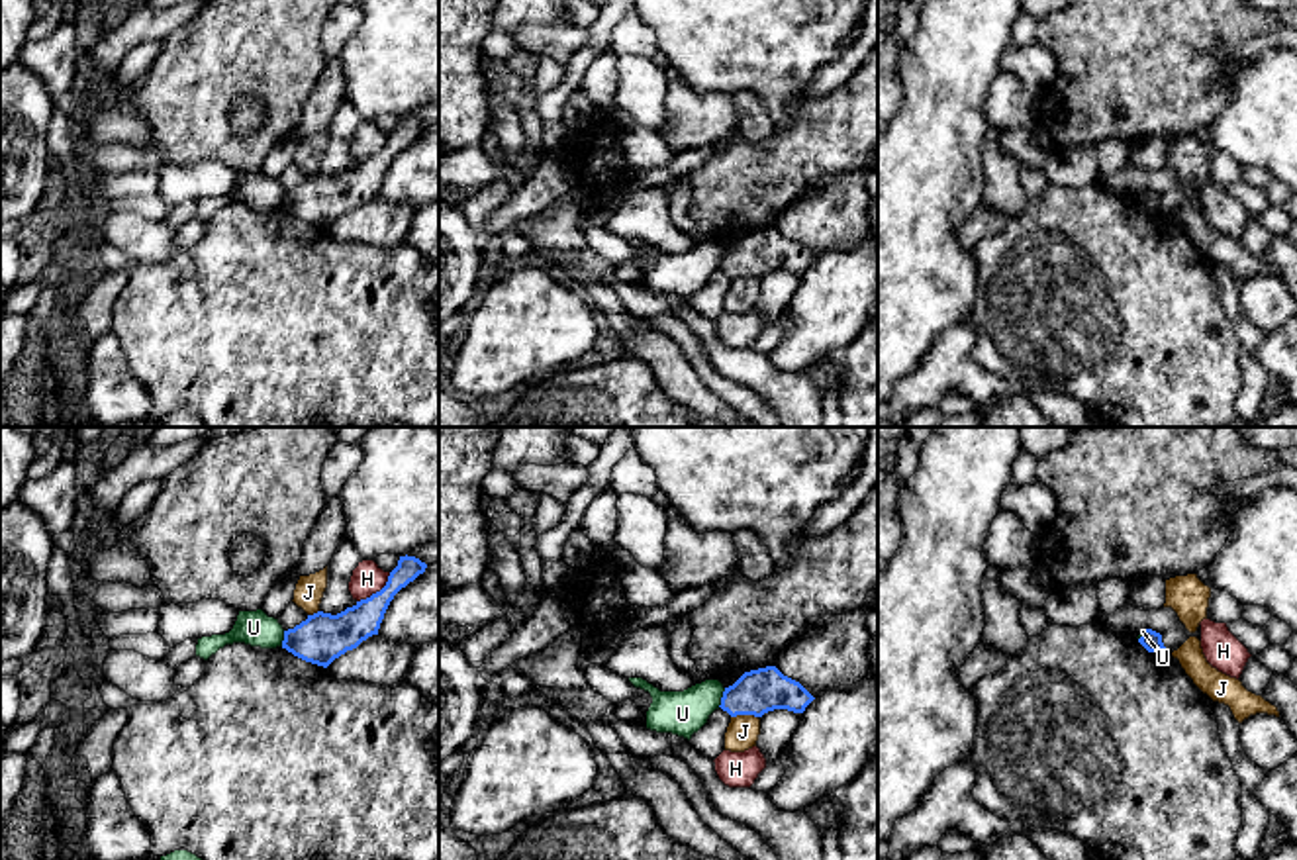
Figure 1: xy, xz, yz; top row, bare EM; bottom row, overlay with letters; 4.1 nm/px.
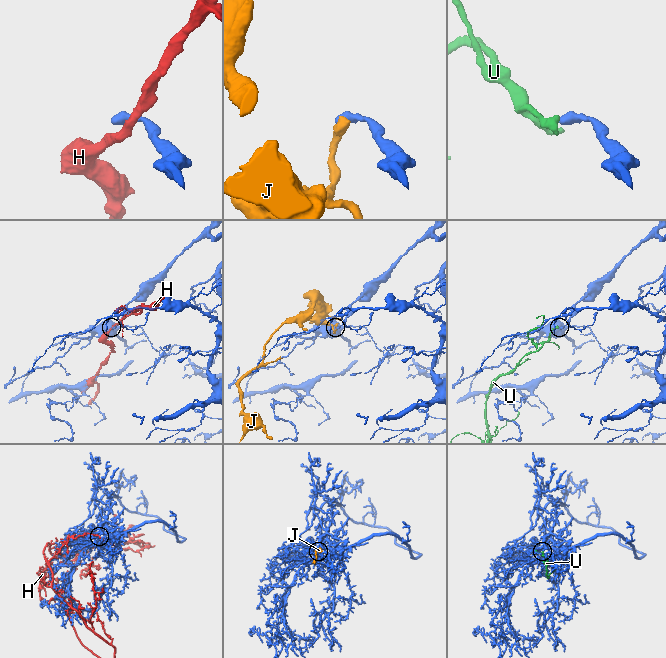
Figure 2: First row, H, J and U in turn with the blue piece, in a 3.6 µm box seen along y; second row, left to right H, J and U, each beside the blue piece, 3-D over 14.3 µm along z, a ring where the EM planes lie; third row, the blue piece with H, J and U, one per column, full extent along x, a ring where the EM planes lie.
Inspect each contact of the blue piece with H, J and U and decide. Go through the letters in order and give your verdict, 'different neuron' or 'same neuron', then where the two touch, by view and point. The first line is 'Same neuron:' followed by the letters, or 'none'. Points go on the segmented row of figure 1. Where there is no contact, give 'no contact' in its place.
Same neuron: none
H: different neuron | xy (377, 592)
J: different neuron | xz (743, 714)
U: different neuron | xz (721, 698)

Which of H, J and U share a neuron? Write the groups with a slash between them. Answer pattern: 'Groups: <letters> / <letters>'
Groups: H / J / U

